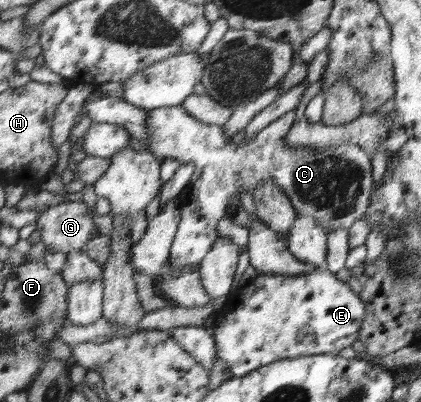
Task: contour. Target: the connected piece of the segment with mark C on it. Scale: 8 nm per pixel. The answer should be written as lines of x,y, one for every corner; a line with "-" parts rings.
181,105
180,106
170,106
170,107
157,107
155,110
149,110
147,115
147,128
149,134
147,135
147,141
142,141
146,144
146,151
152,152
158,159
165,160
168,157
172,159
178,160
180,163
183,162
192,162
195,165
195,170
192,176
192,179
188,182
188,185
184,187
181,193
176,197
178,208
180,209
181,218
177,227
178,233
175,235
174,243
171,246
171,253
169,261
171,261
171,265
173,267
196,267
196,270
200,267
200,263
206,257
207,253
211,250
211,248
215,245
215,241
219,237
218,223
222,221
222,219
228,217
228,208
232,206
232,204
236,204
236,202
240,202
240,188
242,191
246,191
246,193
254,193
255,187
262,182
271,181
271,183
279,184
282,191
286,191
286,194
290,196
291,203
294,205
295,211
298,213
298,217
313,217
318,220
320,224
327,228
327,231
336,231
336,229
350,229
350,226
359,219
364,218
367,214
366,207
370,206
370,191
372,191
372,163
370,163
370,157
364,153
364,149
357,145
344,145
334,146
333,148
322,149
322,148
311,148
311,147
299,147
299,148
291,148
287,146
284,142
284,136
291,130
292,123
295,122
295,110
289,111
269,123
263,130
258,131
258,133
254,136
253,139
242,140
239,144
235,144
232,141
228,141
227,135
225,135
225,131
223,130
223,126
218,124
209,124
204,122
203,120
196,119
195,116
190,115

